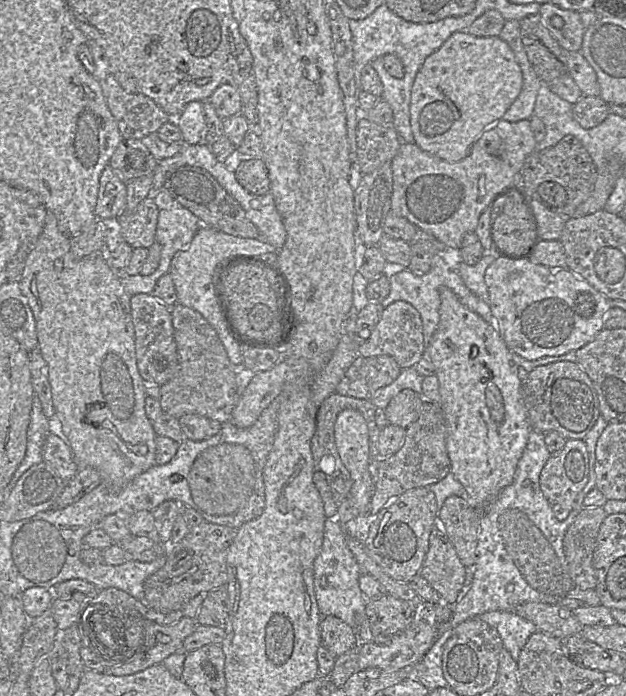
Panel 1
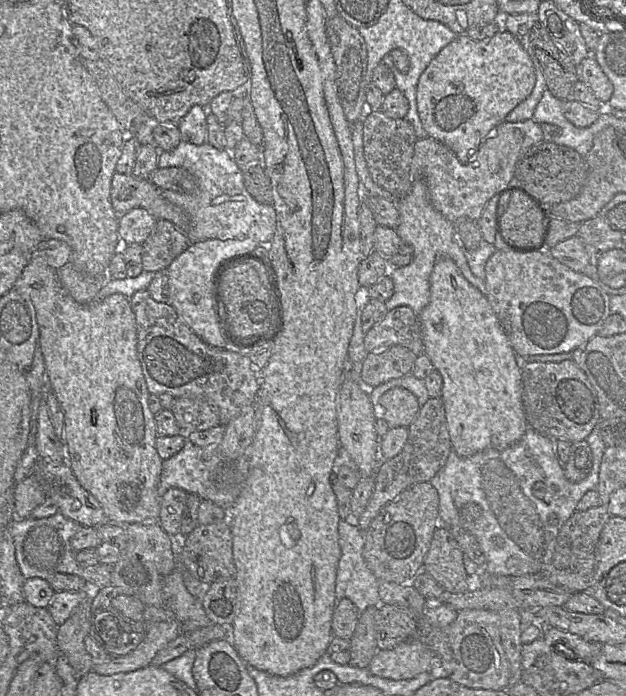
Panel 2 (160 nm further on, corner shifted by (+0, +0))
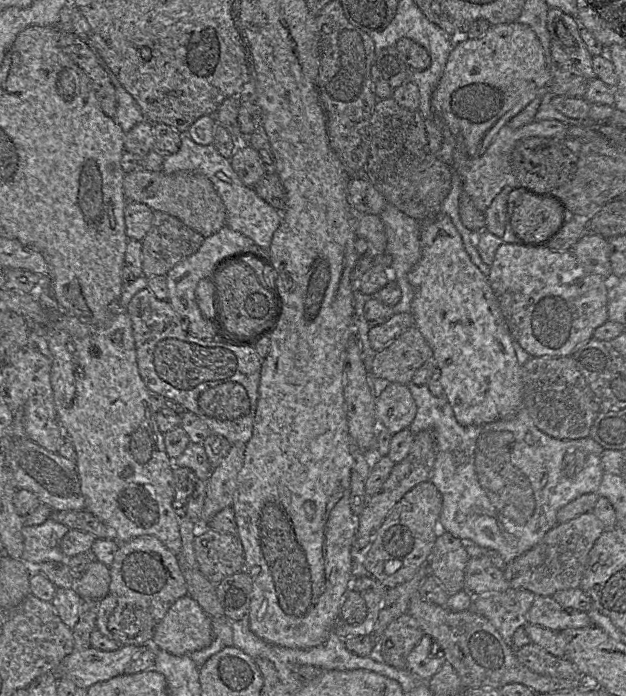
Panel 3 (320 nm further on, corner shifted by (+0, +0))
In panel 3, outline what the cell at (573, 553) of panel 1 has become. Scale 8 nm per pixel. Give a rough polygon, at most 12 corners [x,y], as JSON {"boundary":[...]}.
{"boundary":[[592,511],[557,523],[503,570],[536,596],[579,588],[604,530]]}

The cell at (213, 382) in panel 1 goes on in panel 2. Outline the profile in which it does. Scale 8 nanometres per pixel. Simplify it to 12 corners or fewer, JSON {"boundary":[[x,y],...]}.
{"boundary":[[175,398],[170,410],[184,435],[221,424],[203,398]]}

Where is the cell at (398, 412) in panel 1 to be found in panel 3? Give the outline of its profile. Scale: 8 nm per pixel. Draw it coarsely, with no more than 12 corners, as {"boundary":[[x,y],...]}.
{"boundary":[[390,382],[375,398],[379,428],[409,429],[416,403],[407,384]]}

